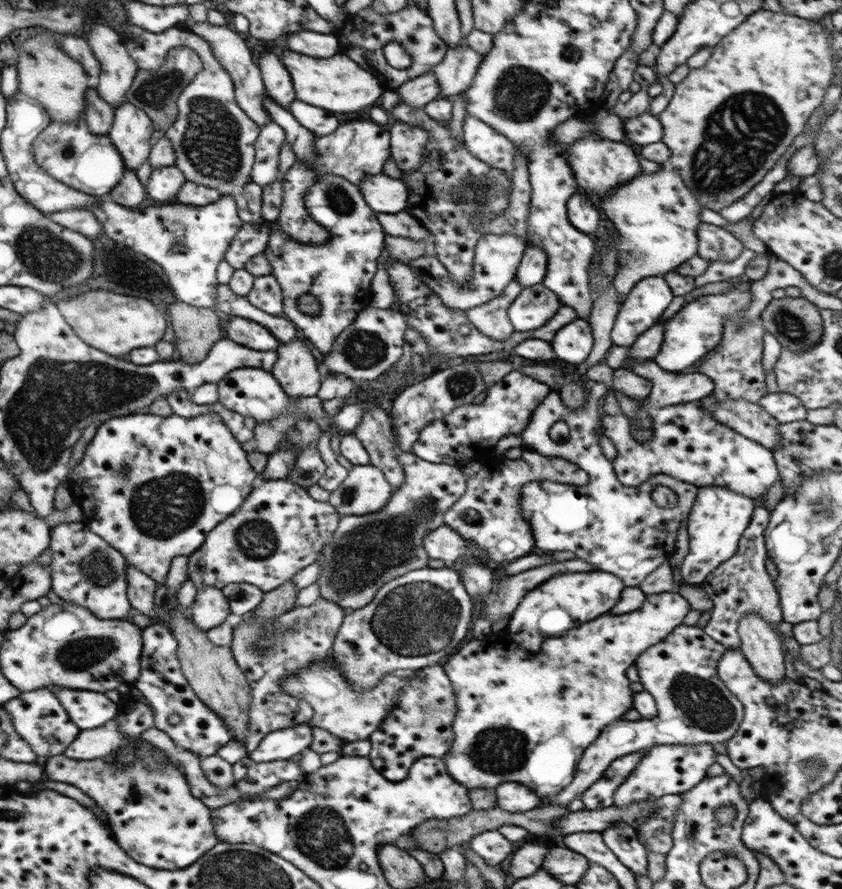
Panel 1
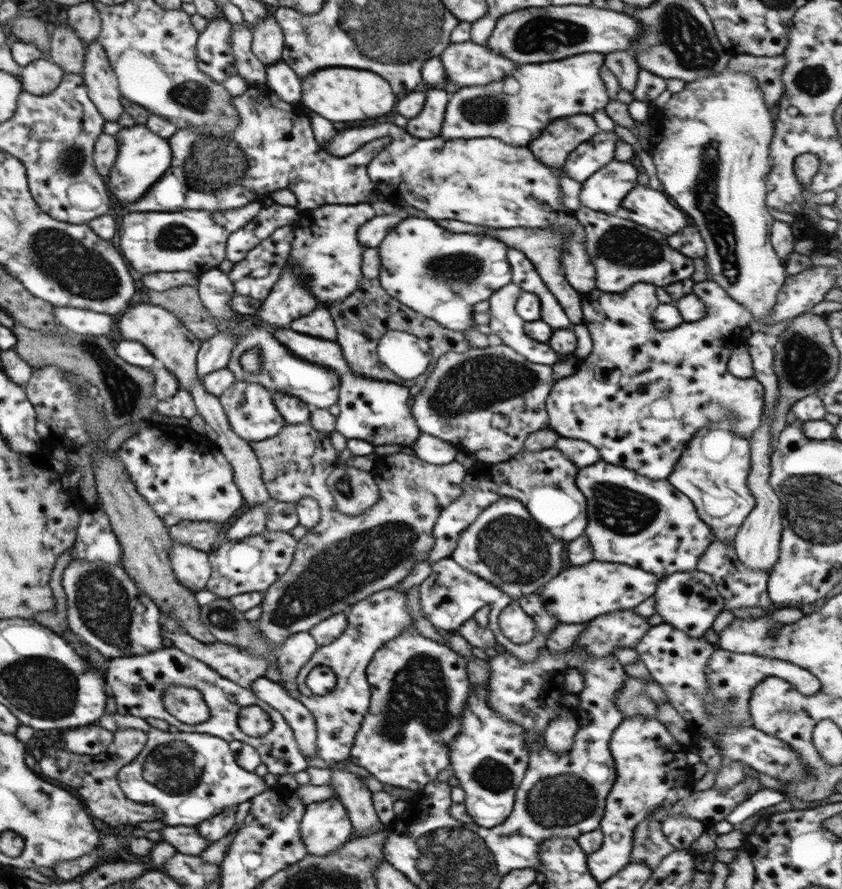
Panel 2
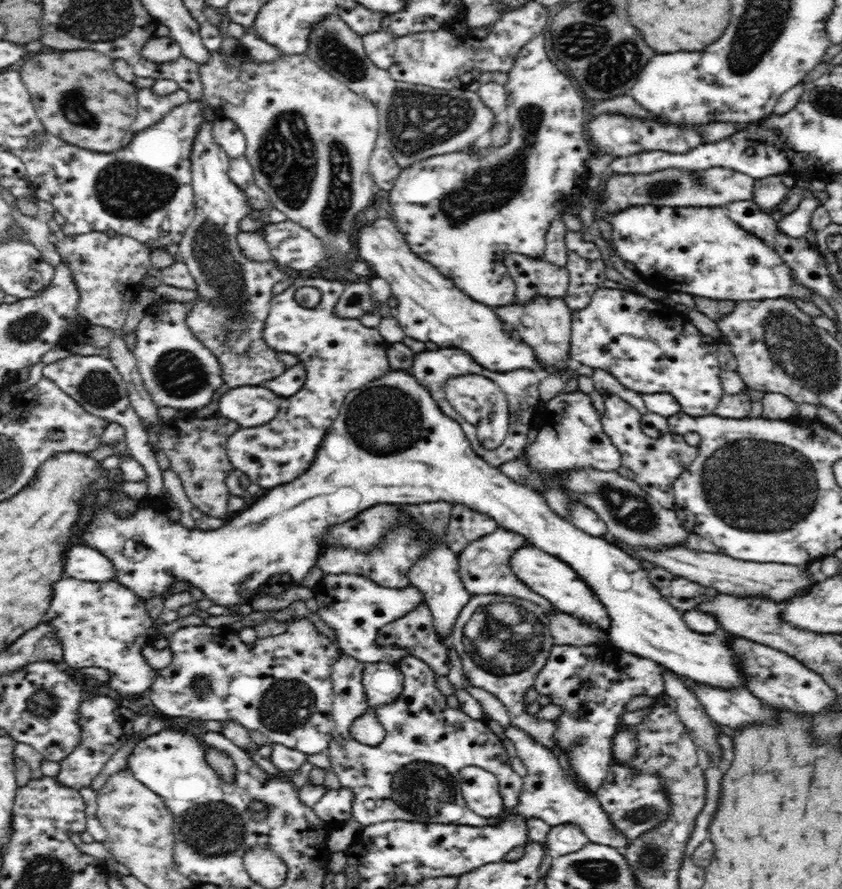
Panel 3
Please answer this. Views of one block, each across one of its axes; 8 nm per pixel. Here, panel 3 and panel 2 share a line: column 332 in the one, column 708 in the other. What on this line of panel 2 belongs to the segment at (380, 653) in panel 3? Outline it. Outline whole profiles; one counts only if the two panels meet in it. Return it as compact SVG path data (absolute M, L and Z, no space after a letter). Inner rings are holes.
M697 569L660 577L652 596L655 614L661 616L663 623L683 631L689 639L704 638L704 635L710 631L715 616L724 609L722 596L712 578Z

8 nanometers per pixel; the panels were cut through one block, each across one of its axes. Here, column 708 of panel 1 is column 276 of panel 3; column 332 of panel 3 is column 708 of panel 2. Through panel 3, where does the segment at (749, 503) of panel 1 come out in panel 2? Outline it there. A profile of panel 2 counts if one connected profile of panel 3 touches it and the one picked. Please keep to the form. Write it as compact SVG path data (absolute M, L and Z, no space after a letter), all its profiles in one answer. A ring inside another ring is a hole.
M719 420L697 430L667 475L669 484L693 504L697 516L711 529L714 539L732 543L737 529L755 506L755 499L746 485L749 459L748 442L735 434L729 420Z

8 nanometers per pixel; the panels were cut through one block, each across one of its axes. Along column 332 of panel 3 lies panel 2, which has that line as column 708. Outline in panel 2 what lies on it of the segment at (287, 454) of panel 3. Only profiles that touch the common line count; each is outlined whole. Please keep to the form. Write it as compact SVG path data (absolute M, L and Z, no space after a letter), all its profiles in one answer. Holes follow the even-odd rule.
M705 279L700 282L694 282L691 286L691 292L697 296L706 308L706 313L695 322L682 322L669 330L659 330L655 328L652 323L652 314L654 308L658 305L655 298L654 285L646 282L636 282L625 293L604 293L598 288L593 287L589 292L581 293L581 314L582 324L588 330L589 336L592 340L592 349L589 355L583 358L583 362L578 360L577 371L575 374L563 378L555 379L549 395L545 400L545 411L547 415L547 425L551 431L555 432L559 437L567 439L581 440L594 446L599 453L600 460L613 466L626 468L629 471L636 472L641 476L649 477L651 480L663 480L673 470L673 465L677 457L683 452L685 445L689 440L693 440L693 436L697 434L699 428L703 428L705 424L711 422L719 422L719 420L729 420L731 428L733 428L737 436L741 436L743 440L748 441L753 434L753 430L759 426L761 422L761 414L764 410L764 389L762 385L757 382L753 377L750 378L735 378L727 372L727 361L730 352L736 346L744 345L741 331L746 328L746 324L752 316L750 312L735 302L715 281Z

